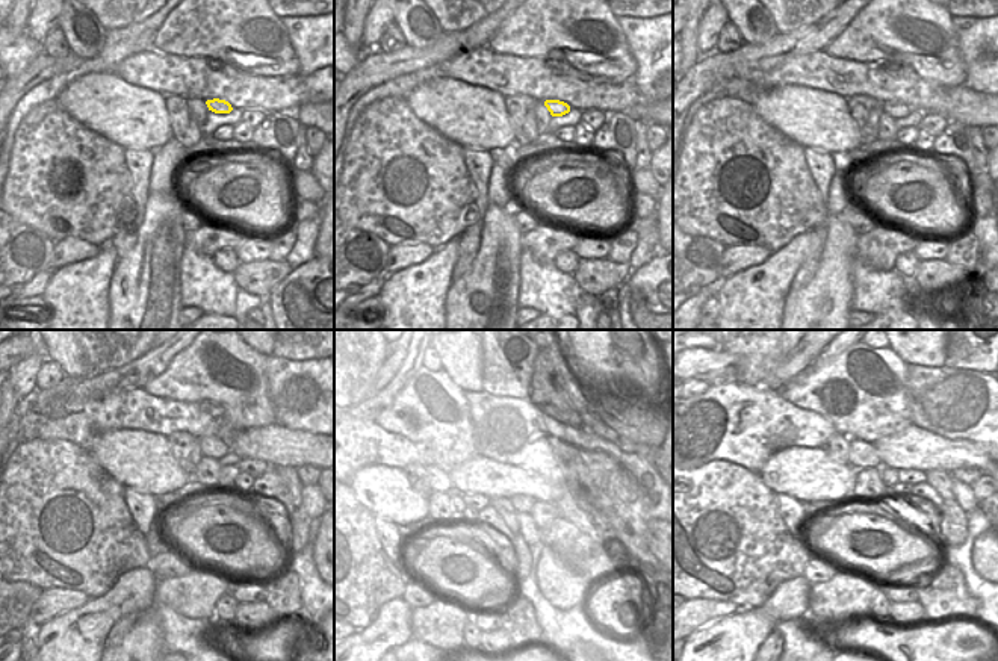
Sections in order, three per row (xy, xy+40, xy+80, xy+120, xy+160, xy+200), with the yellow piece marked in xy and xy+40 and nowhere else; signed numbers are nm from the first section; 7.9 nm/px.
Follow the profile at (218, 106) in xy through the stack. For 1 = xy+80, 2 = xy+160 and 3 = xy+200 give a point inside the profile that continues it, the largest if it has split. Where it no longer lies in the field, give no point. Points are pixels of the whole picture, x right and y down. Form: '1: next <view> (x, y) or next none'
1: next xy+80 (895, 109)
2: next xy+160 (543, 451)
3: next xy+200 (861, 454)

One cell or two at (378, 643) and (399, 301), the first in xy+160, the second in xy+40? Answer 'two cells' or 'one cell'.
one cell

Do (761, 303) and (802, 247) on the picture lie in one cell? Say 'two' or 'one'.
one

